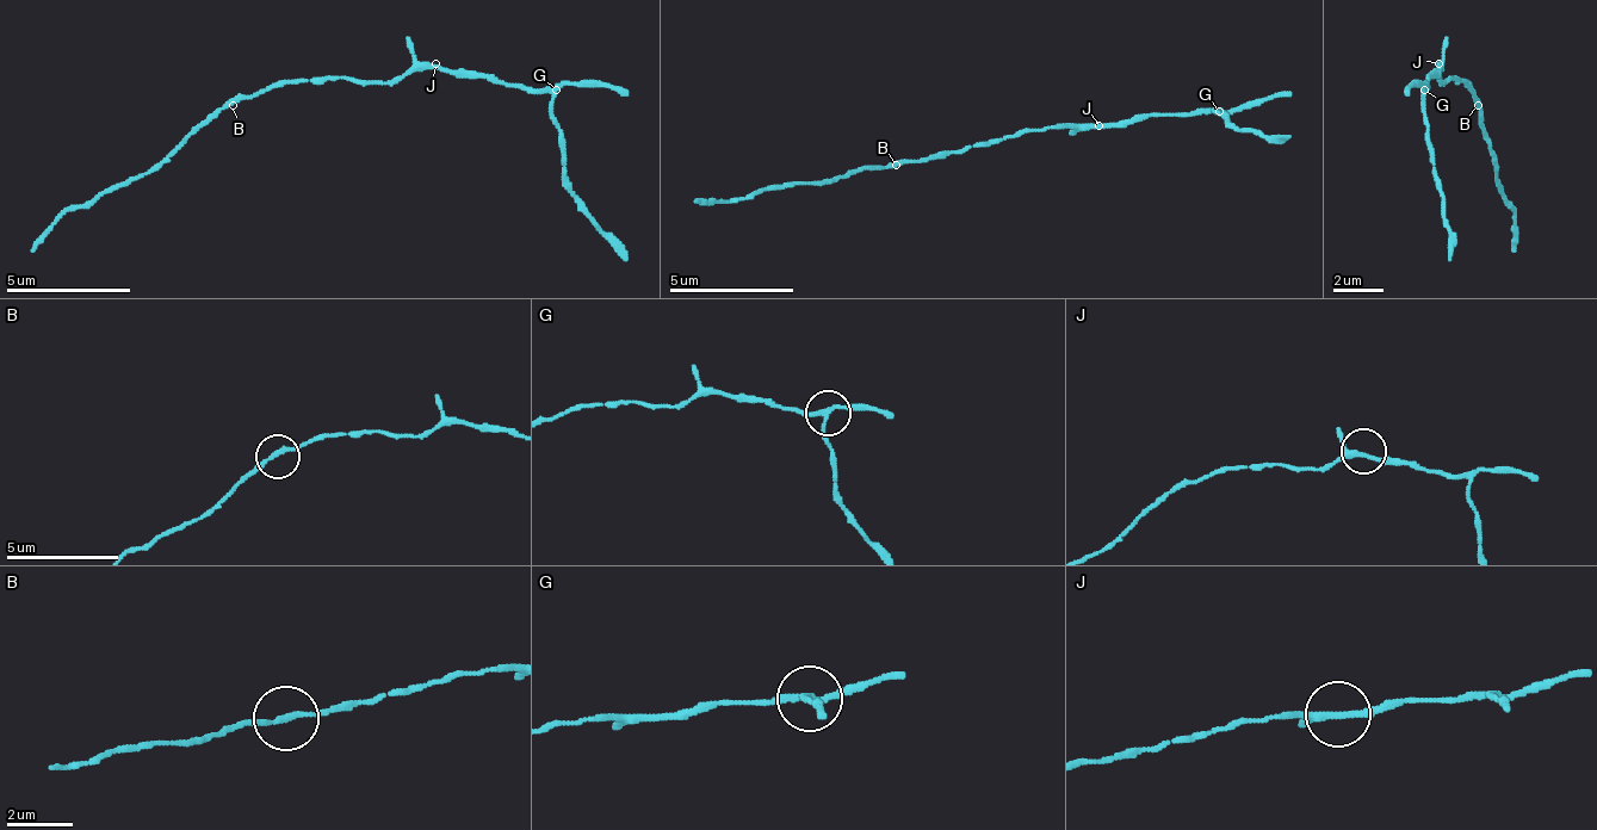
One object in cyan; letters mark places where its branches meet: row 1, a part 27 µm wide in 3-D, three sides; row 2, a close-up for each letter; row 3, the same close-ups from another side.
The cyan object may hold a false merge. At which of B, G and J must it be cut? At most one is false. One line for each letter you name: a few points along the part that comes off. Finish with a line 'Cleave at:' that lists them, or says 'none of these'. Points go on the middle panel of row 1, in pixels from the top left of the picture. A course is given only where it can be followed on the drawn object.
G: course (1218, 113), (1224, 113), (1242, 131), (1292, 137)
Cleave at: G

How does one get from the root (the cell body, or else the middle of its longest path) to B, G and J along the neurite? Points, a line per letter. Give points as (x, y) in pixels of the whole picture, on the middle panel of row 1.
B: (1019, 137), (988, 137), (963, 150), (938, 150), (918, 162), (893, 162)
G: (1019, 137), (1025, 131), (1044, 131), (1050, 125), (1131, 125), (1155, 113), (1218, 113)
J: (1019, 137), (1025, 131), (1044, 131), (1050, 125), (1099, 125)

